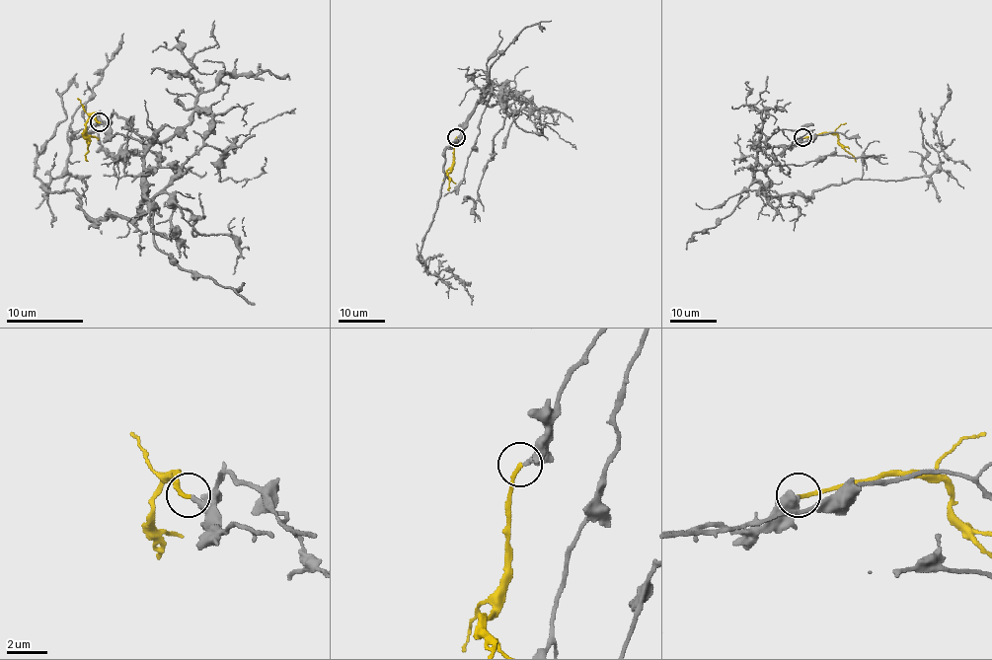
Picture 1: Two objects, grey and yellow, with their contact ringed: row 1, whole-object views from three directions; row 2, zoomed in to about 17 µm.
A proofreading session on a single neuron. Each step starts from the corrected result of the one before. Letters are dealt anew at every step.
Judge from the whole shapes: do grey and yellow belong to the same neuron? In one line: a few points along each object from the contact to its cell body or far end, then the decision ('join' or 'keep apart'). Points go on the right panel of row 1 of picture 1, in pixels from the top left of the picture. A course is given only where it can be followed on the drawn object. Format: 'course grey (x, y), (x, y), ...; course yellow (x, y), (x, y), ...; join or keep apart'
course grey (801, 138), (759, 152), (754, 179), (769, 197), (928, 177), (940, 170), (947, 83); course yellow (801, 138), (835, 133), (838, 142), (856, 161); join

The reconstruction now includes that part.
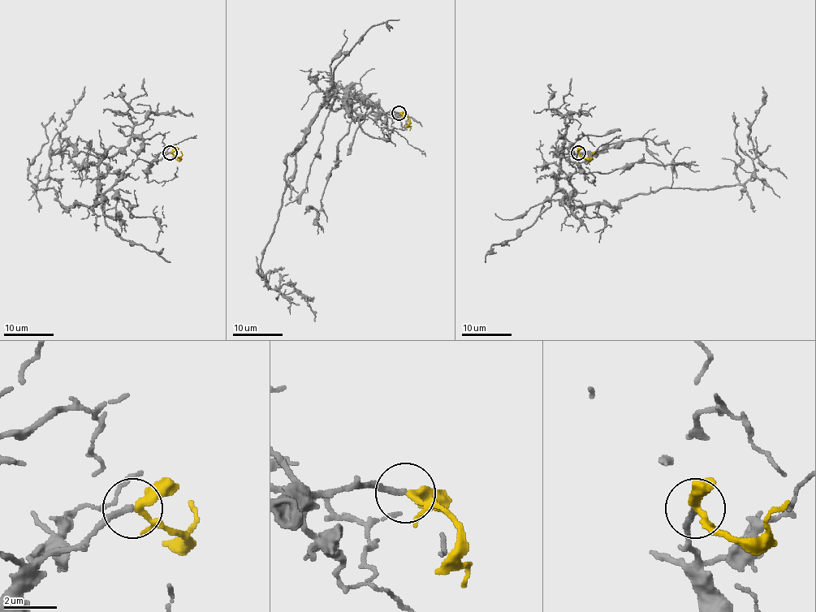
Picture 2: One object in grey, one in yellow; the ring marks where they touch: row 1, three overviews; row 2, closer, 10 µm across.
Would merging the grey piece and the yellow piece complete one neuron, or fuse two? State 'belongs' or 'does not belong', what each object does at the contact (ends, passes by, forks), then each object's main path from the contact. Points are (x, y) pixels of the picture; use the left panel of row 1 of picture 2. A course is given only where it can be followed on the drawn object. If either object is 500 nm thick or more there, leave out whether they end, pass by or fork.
belongs | grey ends | yellow passes by | grey via (170, 152), (136, 159), (92, 207), (65, 207), (53, 187), (32, 186), (84, 86) | yellow via (170, 152), (180, 157), (180, 152)

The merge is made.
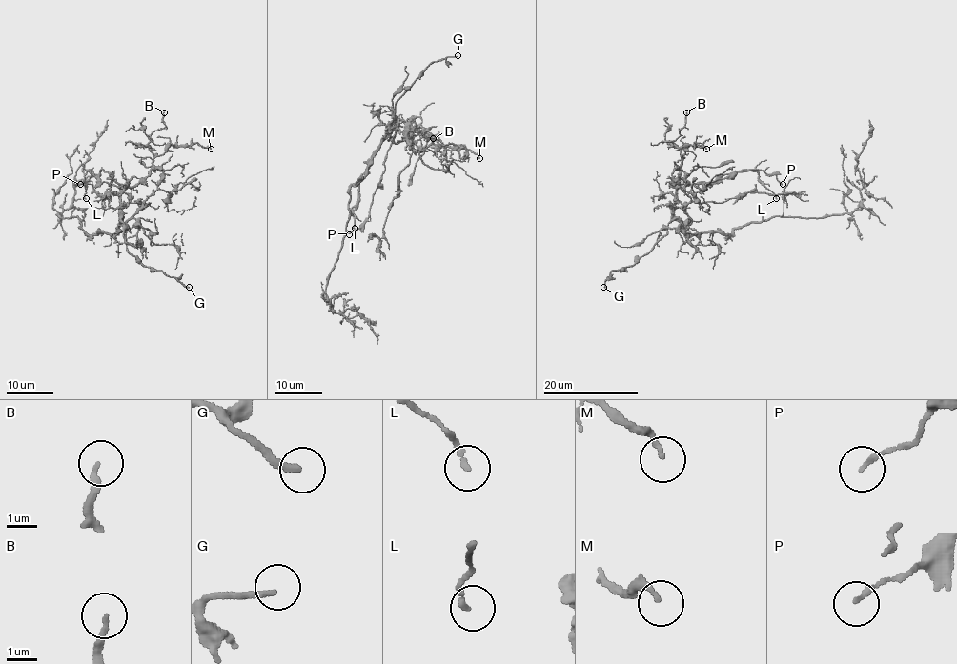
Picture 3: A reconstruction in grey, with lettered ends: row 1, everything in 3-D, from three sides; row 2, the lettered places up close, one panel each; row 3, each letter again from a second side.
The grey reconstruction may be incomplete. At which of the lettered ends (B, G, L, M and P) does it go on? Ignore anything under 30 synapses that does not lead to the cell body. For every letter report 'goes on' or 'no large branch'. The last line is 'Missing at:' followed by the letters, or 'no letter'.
B: no large branch
G: goes on
L: no large branch
M: no large branch
P: no large branch
Missing at: G

